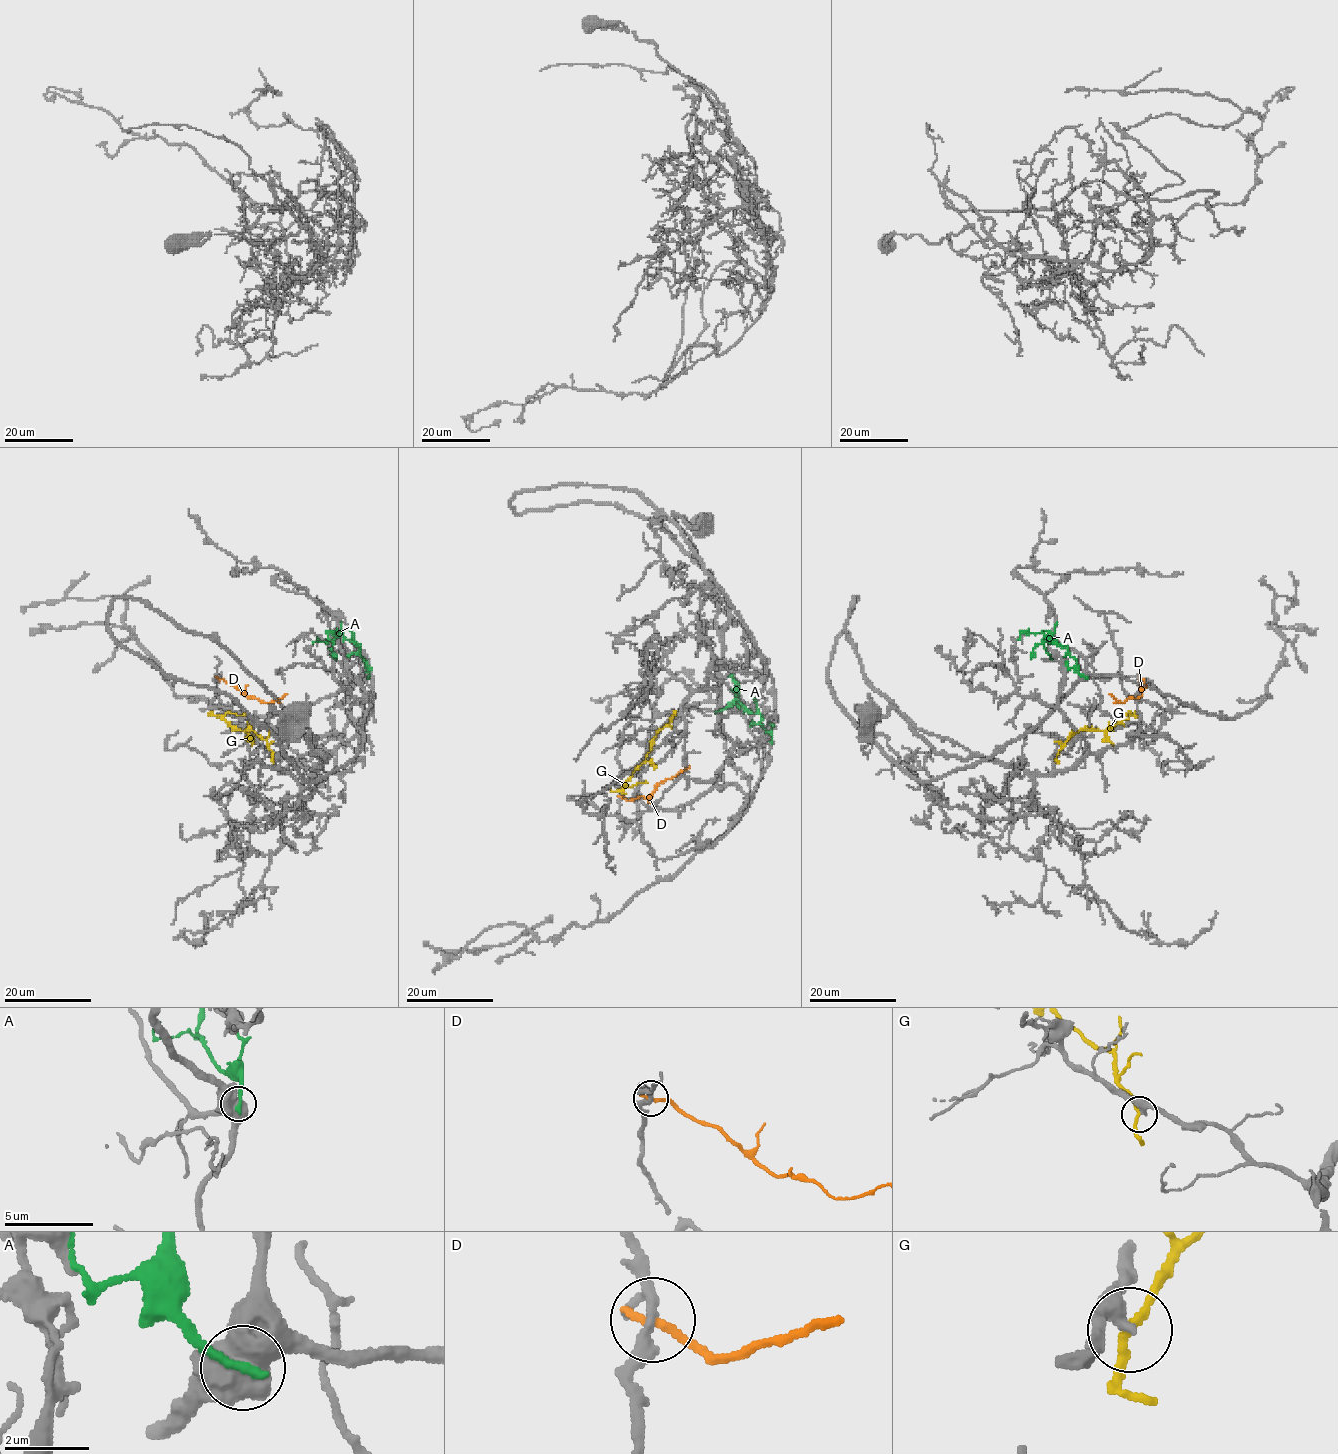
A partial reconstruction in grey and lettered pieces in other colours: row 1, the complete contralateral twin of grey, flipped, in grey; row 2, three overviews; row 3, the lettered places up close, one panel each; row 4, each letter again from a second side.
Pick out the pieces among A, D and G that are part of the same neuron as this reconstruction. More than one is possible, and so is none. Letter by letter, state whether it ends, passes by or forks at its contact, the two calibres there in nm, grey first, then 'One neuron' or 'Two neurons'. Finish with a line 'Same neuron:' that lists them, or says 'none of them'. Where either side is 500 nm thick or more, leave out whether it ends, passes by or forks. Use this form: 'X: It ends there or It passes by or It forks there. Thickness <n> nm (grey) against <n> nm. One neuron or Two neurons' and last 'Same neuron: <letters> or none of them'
A: Thickness 700 nm (grey) against 280 nm. Two neurons
D: It ends there. Thickness 240 nm (grey) against 240 nm. Two neurons
G: It passes by. Thickness 320 nm (grey) against 190 nm. Two neurons
Same neuron: none of them

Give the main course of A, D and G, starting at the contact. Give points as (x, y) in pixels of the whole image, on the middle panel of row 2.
A: (771, 741), (771, 735), (762, 727), (761, 716), (739, 704), (735, 680), (731, 675)
D: (621, 796), (631, 800), (647, 797), (665, 779), (688, 766)
G: (675, 714), (656, 735), (645, 760), (625, 785), (647, 782)

